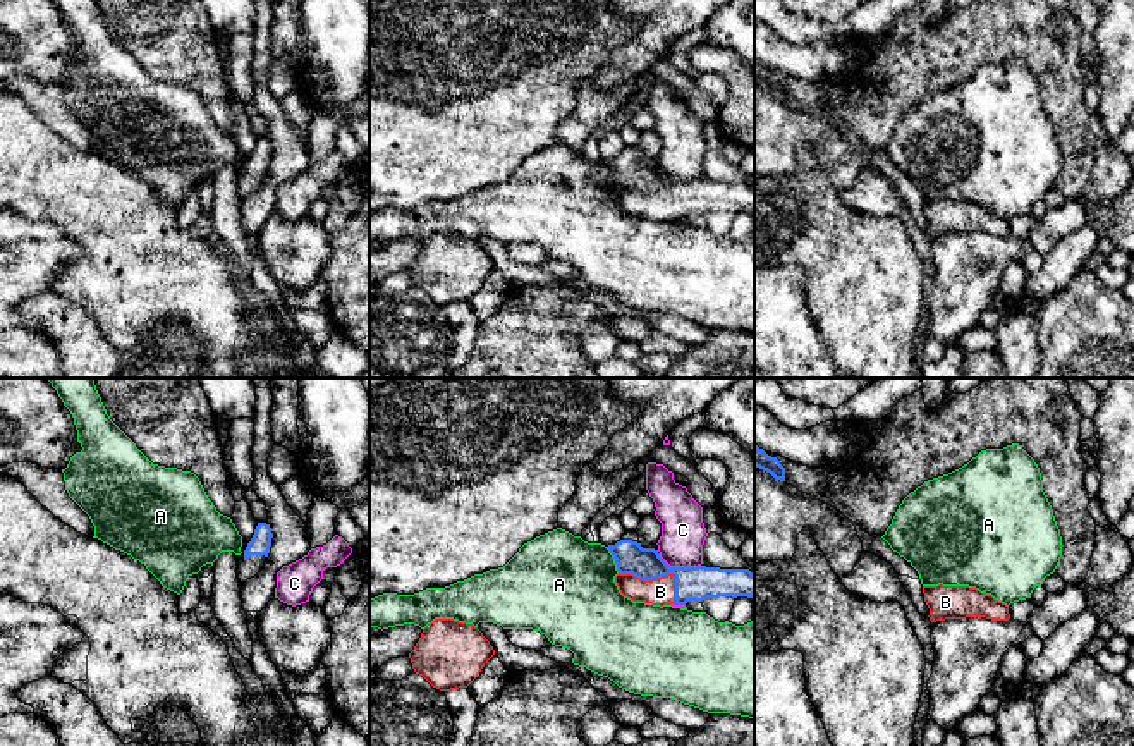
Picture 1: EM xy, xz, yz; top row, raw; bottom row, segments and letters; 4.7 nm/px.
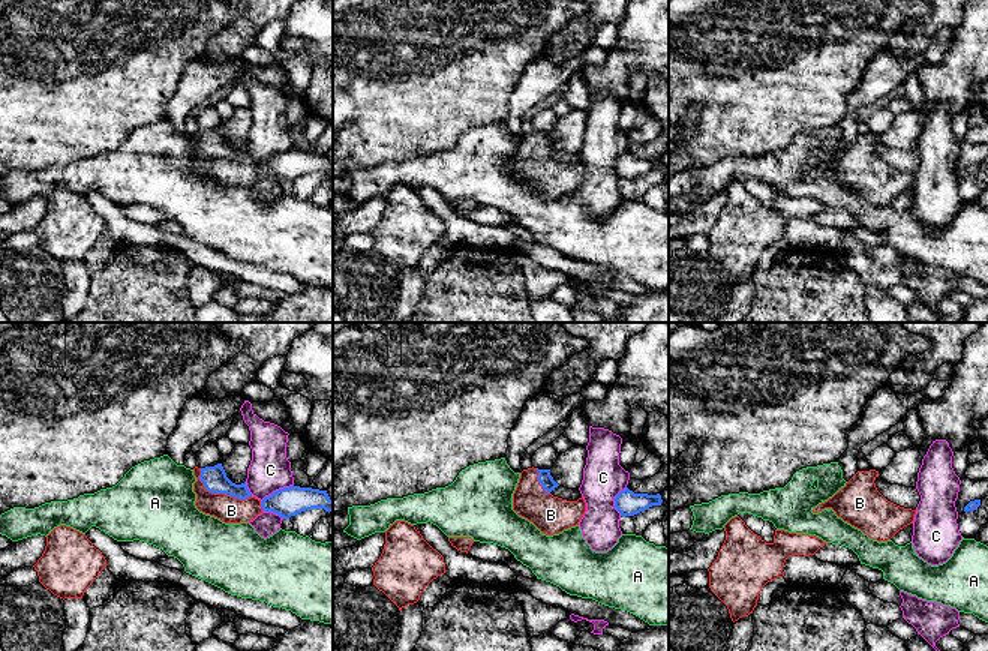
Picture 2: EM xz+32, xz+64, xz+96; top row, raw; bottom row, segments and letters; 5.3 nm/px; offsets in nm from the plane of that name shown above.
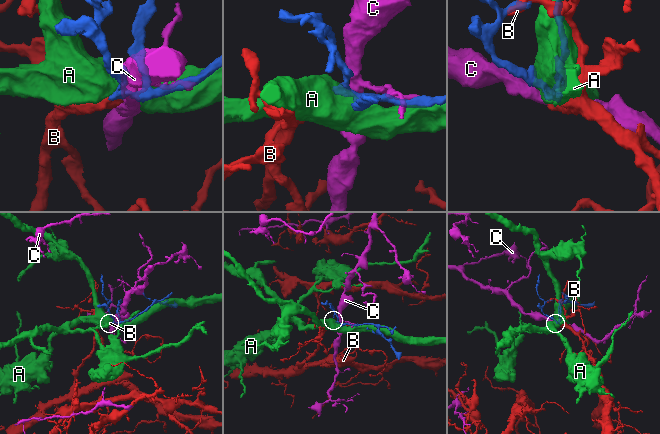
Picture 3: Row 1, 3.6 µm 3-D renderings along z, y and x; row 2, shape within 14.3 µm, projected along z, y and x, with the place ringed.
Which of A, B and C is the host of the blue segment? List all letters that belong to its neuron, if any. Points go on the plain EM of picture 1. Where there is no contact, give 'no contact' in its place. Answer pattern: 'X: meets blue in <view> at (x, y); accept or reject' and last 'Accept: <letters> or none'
A: meets blue in xz at (615, 176); reject
B: meets blue in xz at (658, 191); accept
C: meets blue in xz at (679, 183); reject
Accept: B

